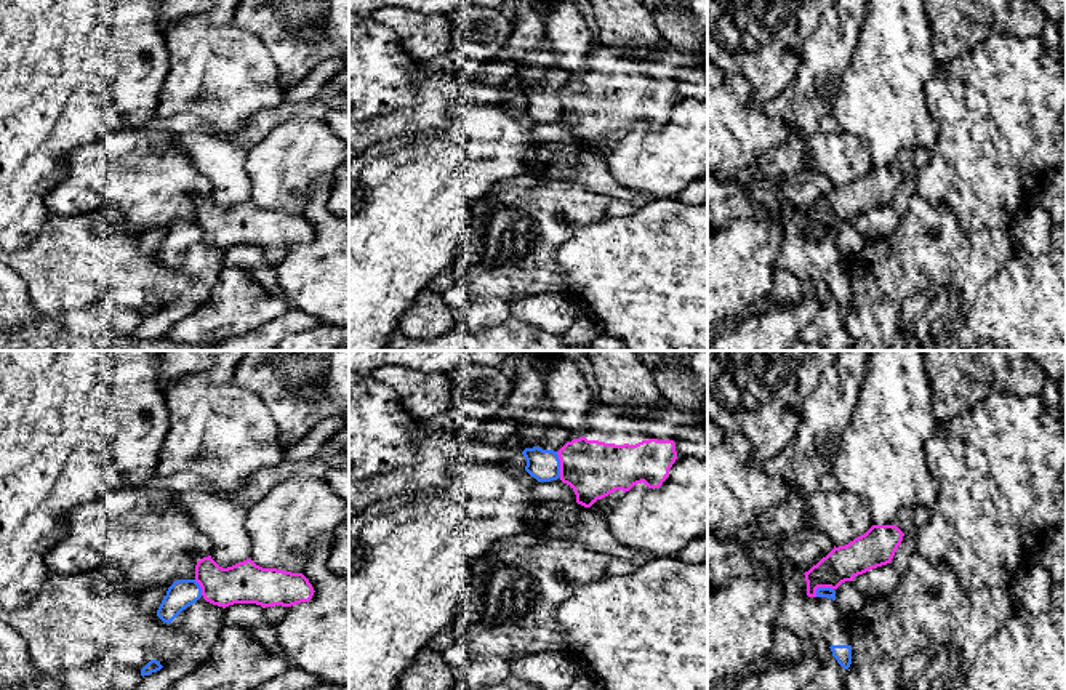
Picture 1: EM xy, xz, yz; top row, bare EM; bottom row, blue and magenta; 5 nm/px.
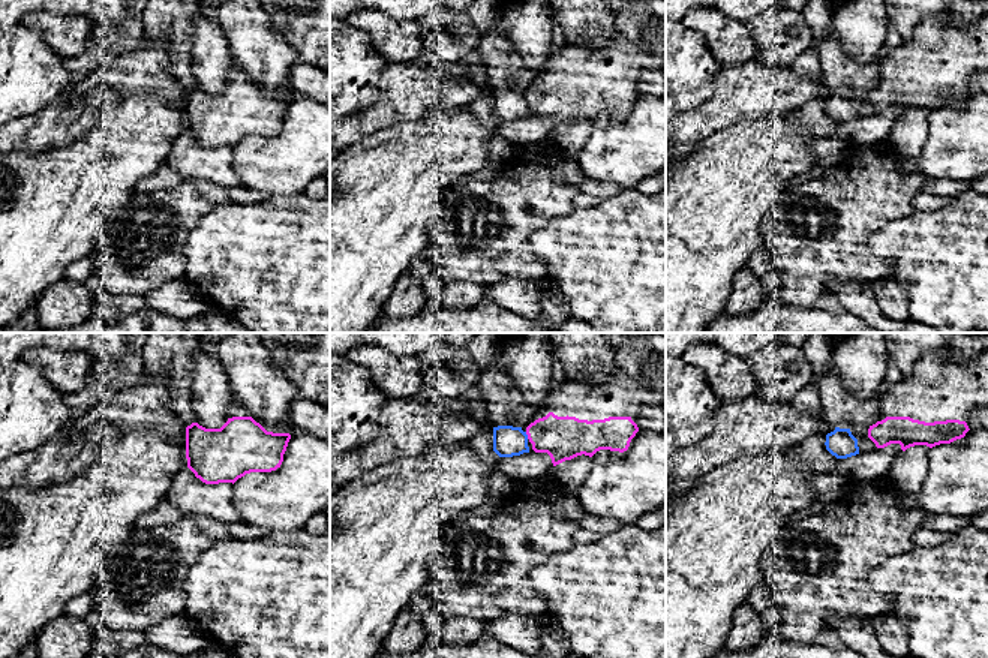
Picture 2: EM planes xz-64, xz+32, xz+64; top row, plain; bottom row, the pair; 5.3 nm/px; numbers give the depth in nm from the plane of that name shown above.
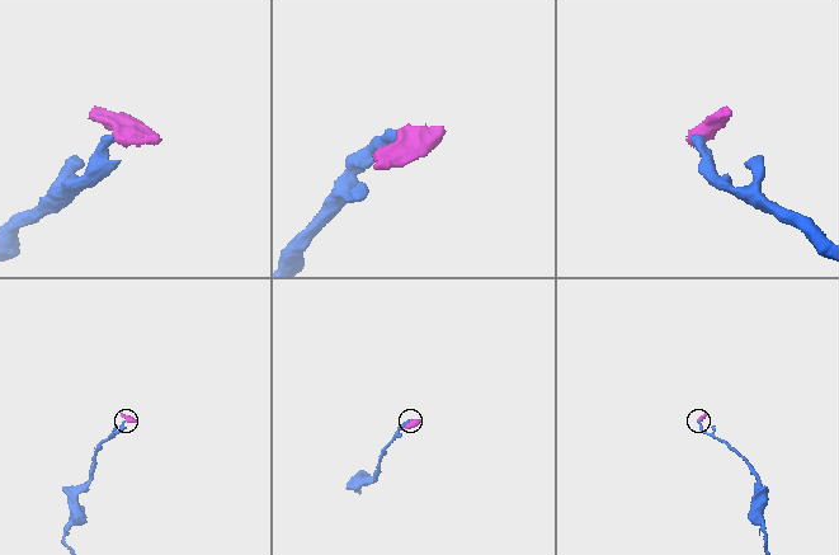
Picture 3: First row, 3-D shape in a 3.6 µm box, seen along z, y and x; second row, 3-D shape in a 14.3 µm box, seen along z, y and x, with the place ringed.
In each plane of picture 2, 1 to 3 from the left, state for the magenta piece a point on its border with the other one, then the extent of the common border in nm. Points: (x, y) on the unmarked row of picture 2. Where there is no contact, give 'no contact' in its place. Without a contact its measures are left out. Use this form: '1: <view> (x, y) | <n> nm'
1: no contact
2: xz+32 (526, 99) | 40 nm
3: no contact

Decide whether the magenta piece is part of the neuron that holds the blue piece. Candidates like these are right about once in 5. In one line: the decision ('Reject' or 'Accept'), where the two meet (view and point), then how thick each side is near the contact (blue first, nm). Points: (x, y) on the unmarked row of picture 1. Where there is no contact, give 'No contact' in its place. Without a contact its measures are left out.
Reject. Touches blue at xz (559, 106). Thickness 160 nm (blue) against 280 nm

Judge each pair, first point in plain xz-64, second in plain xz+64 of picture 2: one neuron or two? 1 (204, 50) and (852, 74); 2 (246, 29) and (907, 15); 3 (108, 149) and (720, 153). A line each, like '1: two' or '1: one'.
1: two
2: one
3: one

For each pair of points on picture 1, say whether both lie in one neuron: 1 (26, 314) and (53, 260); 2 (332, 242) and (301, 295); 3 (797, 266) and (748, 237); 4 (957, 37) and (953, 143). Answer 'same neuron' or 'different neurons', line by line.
1: different neurons
2: same neuron
3: different neurons
4: different neurons

